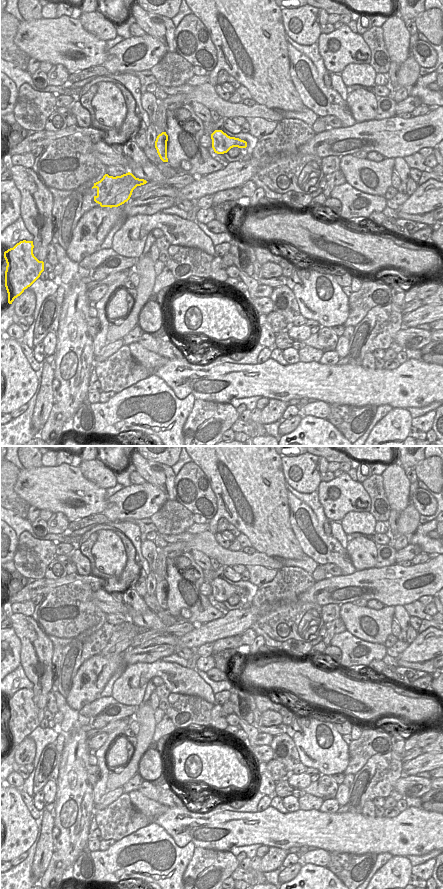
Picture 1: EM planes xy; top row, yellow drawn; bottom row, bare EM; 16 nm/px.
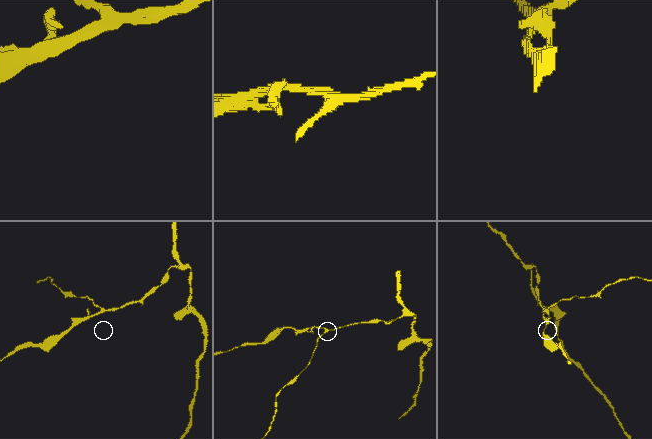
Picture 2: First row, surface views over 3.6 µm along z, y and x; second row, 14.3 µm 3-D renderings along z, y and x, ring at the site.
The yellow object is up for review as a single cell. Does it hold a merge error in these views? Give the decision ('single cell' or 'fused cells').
single cell

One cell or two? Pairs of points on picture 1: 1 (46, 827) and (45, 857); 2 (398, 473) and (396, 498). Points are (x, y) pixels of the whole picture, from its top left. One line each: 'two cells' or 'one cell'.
1: one cell
2: one cell

